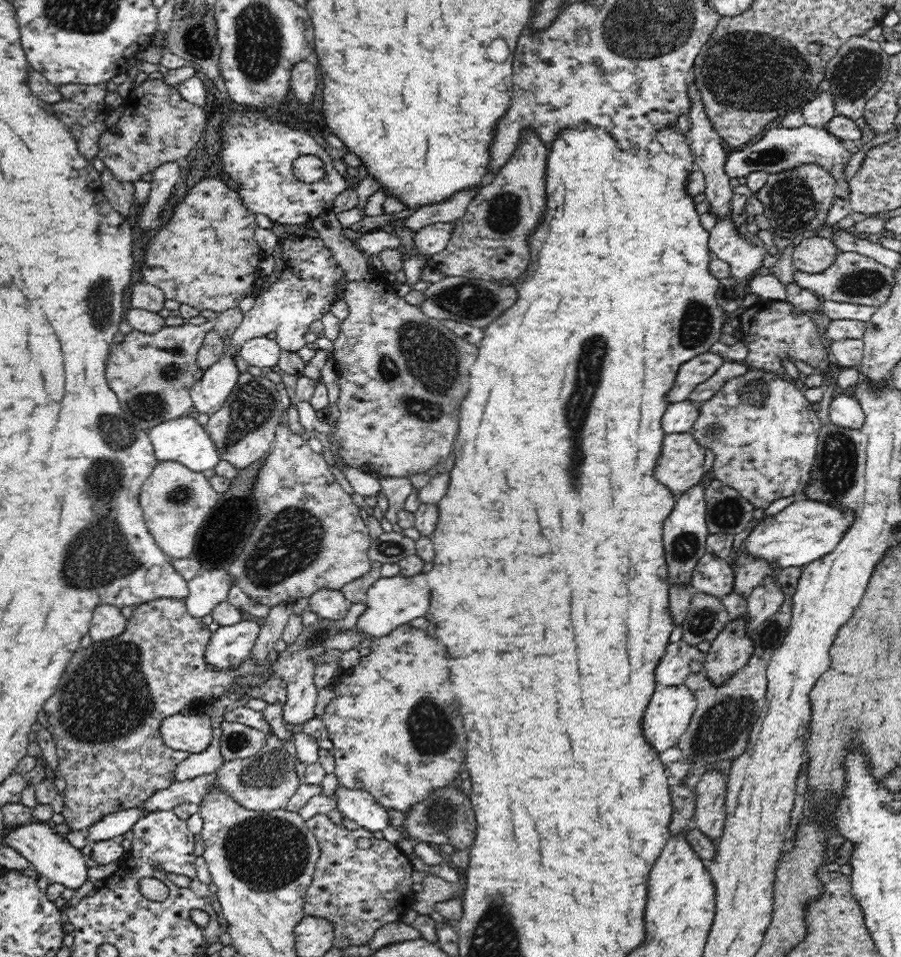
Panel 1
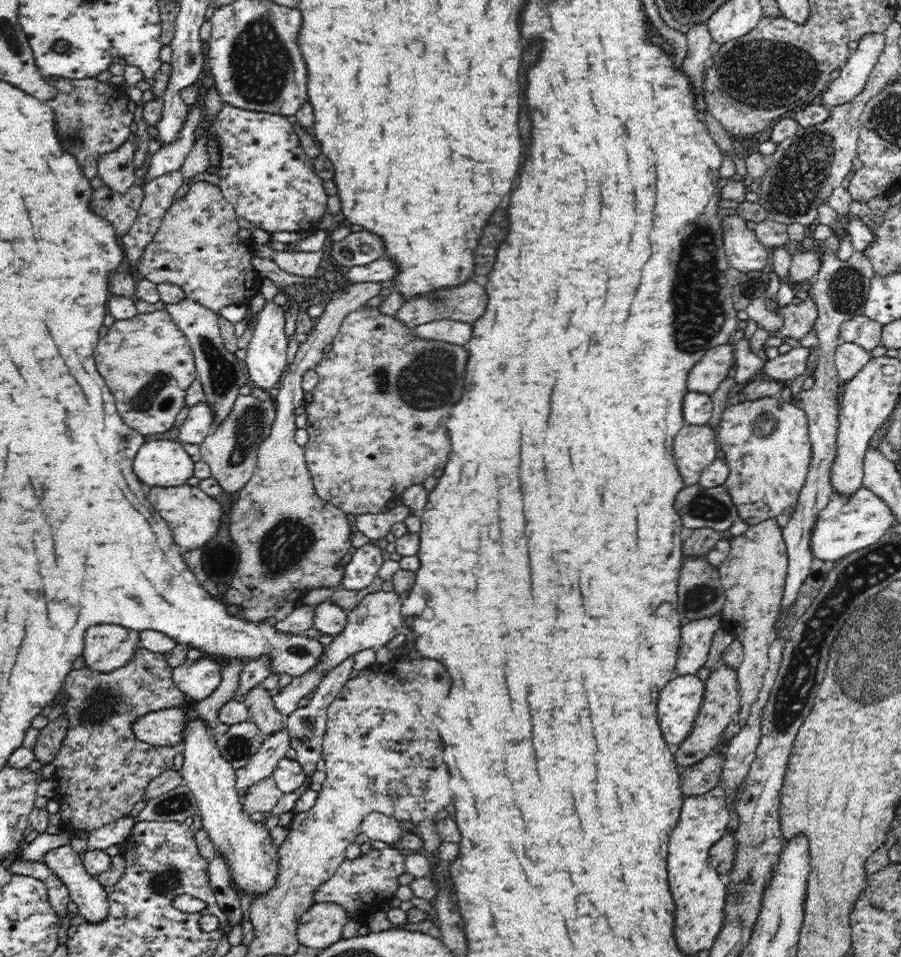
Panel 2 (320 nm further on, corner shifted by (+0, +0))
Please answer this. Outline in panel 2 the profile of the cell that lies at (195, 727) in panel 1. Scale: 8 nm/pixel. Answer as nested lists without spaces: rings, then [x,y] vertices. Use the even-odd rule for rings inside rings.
[[[175,707],[150,712],[133,722],[134,737],[152,746],[172,746],[182,741],[187,724],[186,710]]]

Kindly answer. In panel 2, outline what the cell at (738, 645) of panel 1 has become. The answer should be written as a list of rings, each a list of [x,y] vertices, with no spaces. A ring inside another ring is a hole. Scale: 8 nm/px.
[[[718,663],[713,665],[710,678],[705,683],[705,695],[698,712],[697,720],[691,728],[690,734],[676,748],[674,753],[678,766],[688,768],[713,752],[714,748],[723,744],[724,732],[730,722],[736,720],[739,713],[741,698],[739,697],[737,670],[727,668]]]

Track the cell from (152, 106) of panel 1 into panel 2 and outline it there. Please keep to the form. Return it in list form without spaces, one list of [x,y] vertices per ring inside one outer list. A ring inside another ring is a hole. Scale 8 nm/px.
[[[134,137],[112,152],[100,155],[97,160],[97,176],[104,186],[125,194],[137,182],[135,181],[134,151],[137,141]]]

